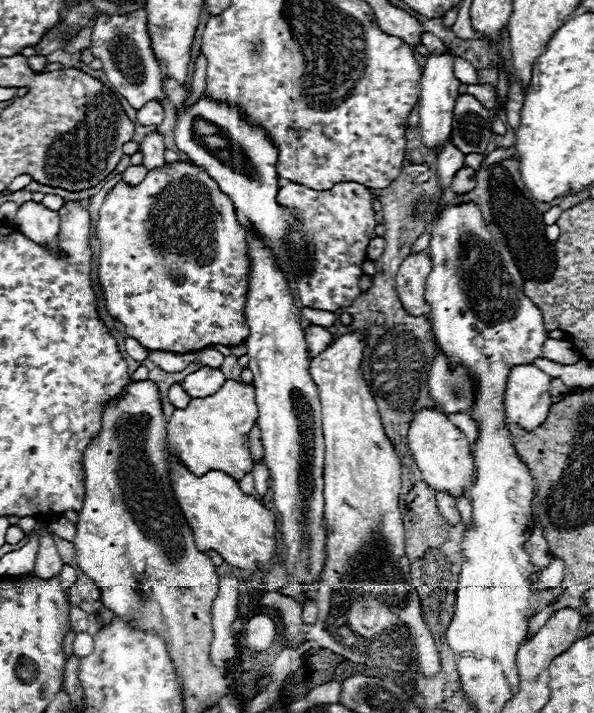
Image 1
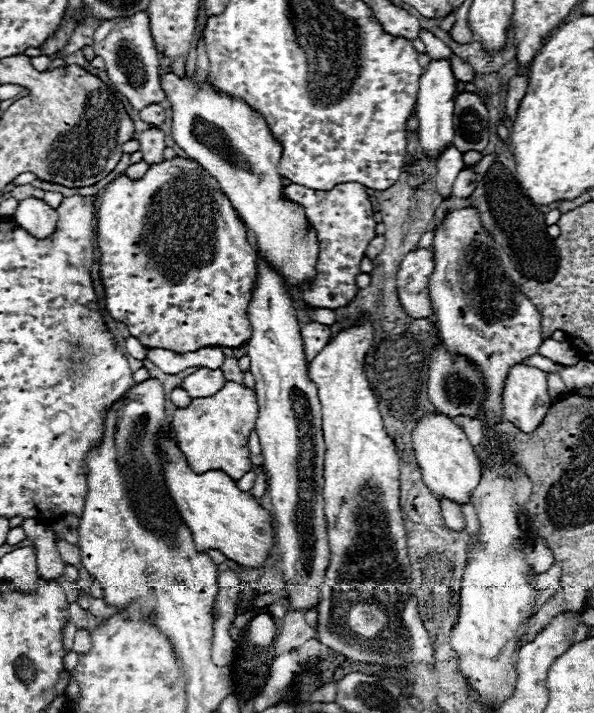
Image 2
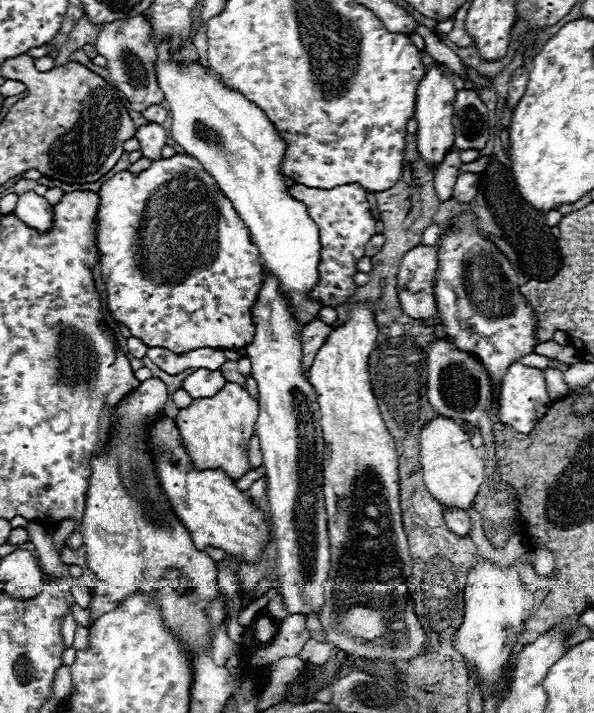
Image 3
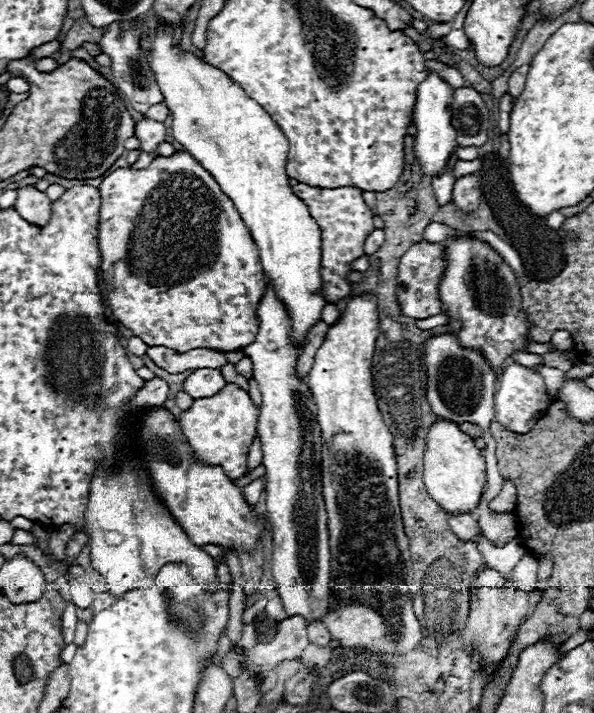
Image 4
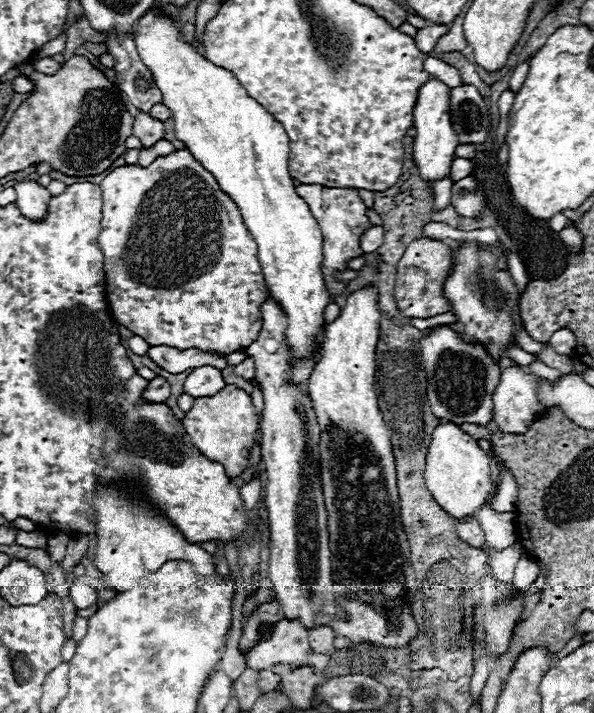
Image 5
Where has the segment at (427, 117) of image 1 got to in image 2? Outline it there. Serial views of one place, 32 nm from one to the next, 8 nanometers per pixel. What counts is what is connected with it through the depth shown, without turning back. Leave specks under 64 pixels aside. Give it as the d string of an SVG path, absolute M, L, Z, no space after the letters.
M432 58L430 64L426 66L426 72L420 78L420 90L418 90L418 102L416 102L416 116L420 122L418 136L420 136L420 146L434 158L438 158L442 150L454 140L452 118L454 118L454 100L458 96L456 84L458 80L454 78L448 60Z

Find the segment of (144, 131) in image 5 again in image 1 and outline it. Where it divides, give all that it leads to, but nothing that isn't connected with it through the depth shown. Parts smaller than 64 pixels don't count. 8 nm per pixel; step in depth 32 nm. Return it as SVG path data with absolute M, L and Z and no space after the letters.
M158 132L144 138L142 154L144 154L146 170L162 168L166 164L166 160L164 160L164 140L162 140L162 136Z

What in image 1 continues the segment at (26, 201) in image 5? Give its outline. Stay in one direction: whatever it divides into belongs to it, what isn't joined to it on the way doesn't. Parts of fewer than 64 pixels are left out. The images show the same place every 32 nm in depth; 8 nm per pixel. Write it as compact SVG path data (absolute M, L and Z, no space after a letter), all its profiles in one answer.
M26 202L18 208L14 224L18 230L40 246L48 246L52 252L58 250L60 216L36 202Z

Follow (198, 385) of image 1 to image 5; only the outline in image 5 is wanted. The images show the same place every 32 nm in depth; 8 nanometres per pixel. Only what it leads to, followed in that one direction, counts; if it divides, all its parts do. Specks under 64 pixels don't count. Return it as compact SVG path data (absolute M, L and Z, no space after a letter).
M202 366L196 368L184 382L184 392L190 394L192 398L204 398L204 396L214 396L226 386L220 370L212 366Z

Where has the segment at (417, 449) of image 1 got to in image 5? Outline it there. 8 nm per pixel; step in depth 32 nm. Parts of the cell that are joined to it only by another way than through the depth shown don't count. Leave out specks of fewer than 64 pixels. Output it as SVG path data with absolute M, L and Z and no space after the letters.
M442 422L432 430L424 480L432 498L454 518L472 516L484 504L492 490L486 454L478 448L476 440L462 432L460 426L454 422Z

